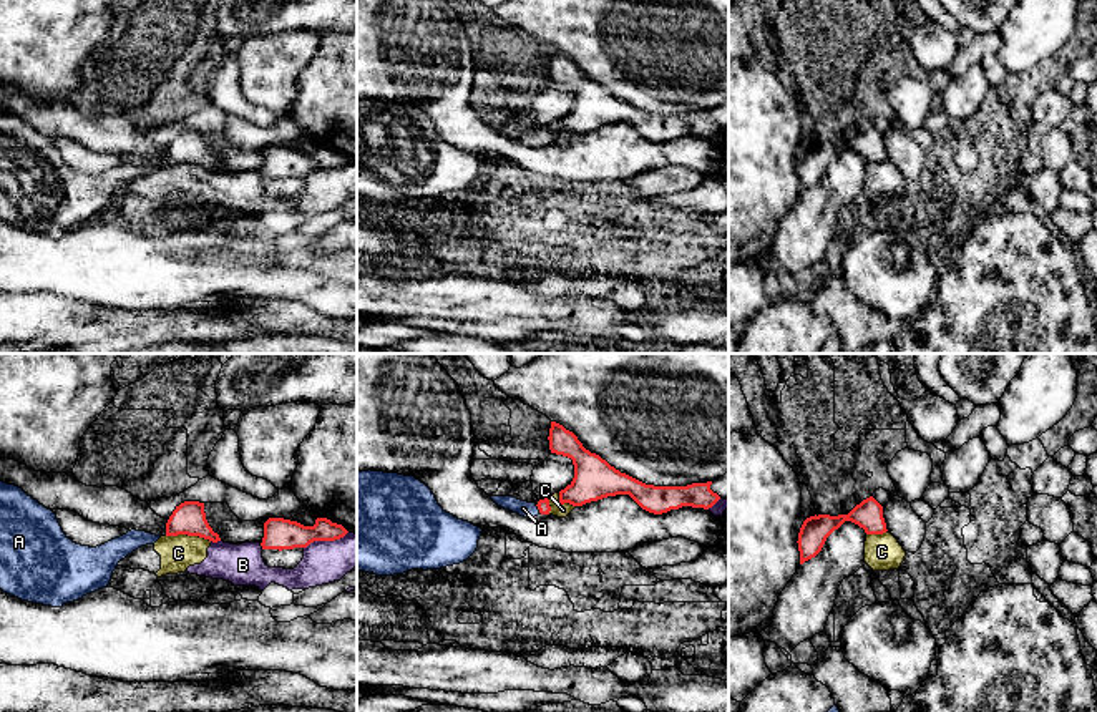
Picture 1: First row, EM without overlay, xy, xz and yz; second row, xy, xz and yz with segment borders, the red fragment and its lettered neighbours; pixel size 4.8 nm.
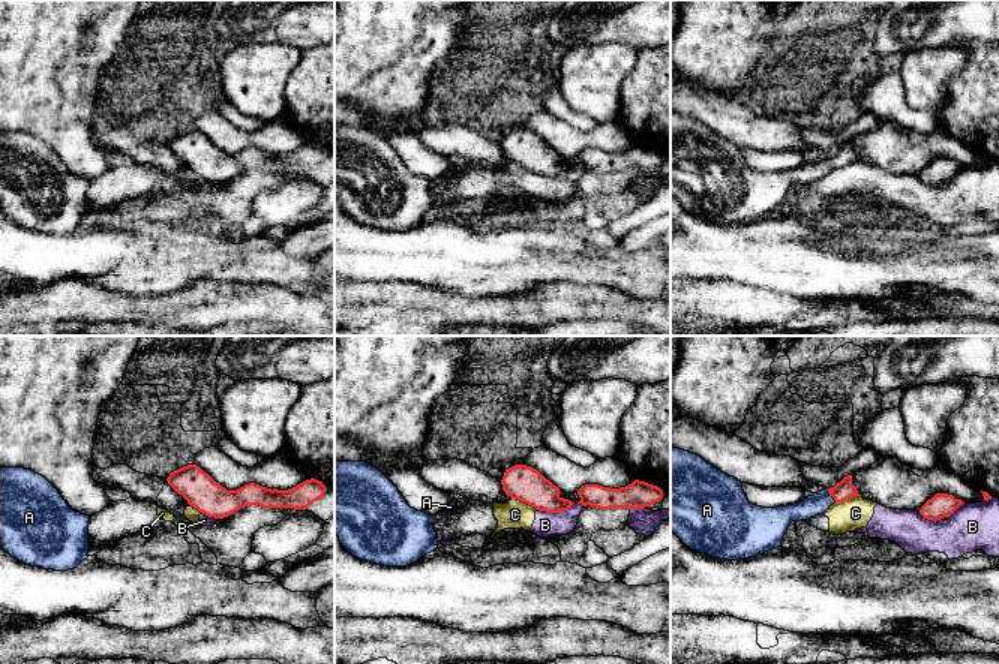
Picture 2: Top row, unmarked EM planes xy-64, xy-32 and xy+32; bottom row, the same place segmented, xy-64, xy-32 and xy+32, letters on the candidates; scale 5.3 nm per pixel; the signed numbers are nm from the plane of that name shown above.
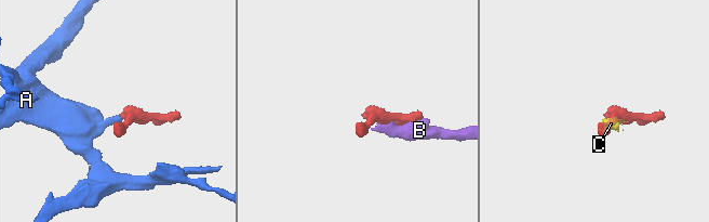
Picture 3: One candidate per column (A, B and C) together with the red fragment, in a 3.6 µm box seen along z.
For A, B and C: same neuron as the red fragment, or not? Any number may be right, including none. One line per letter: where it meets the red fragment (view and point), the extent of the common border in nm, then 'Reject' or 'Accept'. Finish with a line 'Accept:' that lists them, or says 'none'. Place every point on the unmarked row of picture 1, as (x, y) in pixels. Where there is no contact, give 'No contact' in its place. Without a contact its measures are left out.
A: Touches red at xz (538, 136). Shared border 60 nm. Accept
B: Touches red at xy (326, 168). Shared border 240 nm. Reject
C: Touches red at xy (190, 163). Shared border 240 nm. Reject
Accept: A

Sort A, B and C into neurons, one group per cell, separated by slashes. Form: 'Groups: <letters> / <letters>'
Groups: A / B C

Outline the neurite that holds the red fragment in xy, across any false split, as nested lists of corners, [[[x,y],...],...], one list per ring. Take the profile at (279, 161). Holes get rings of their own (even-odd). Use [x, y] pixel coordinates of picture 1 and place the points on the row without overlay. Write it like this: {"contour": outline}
{"contour": [[[269,146],[264,151],[262,178],[307,176],[314,169],[335,169],[349,159],[327,146],[317,146],[314,154],[304,154],[284,146]]]}

